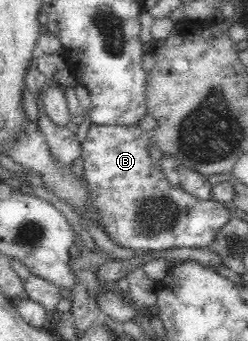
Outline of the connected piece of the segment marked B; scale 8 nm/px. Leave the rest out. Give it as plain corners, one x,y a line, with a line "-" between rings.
89,125
81,143
80,158
83,159
84,181
94,206
101,212
105,232
118,246
133,250
208,248
217,233
230,221
230,207
211,199
199,200
181,188
171,187
160,164
149,156
149,137
147,130
135,125

